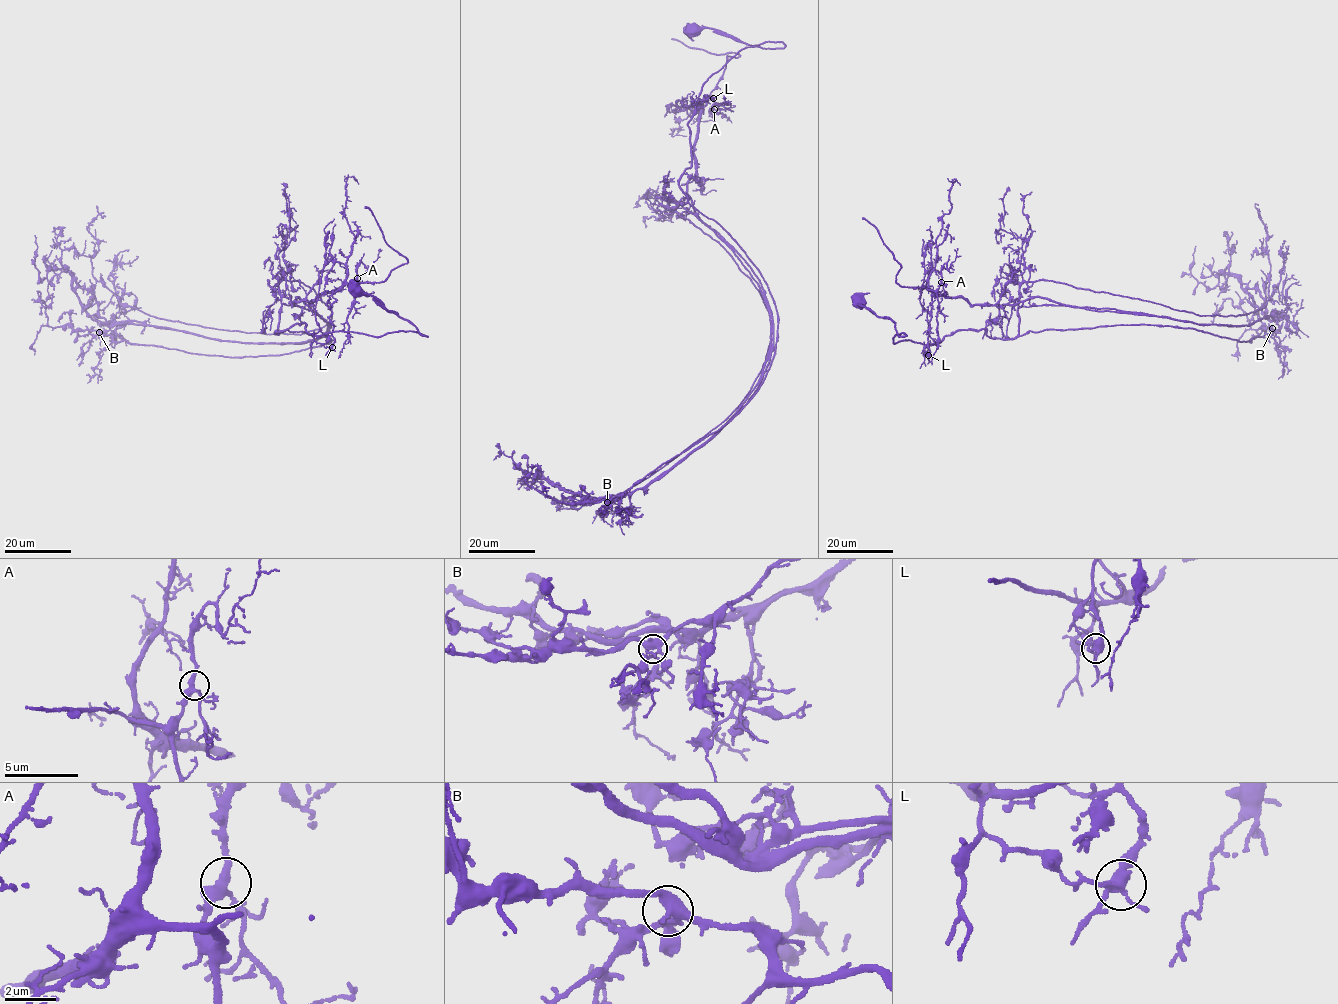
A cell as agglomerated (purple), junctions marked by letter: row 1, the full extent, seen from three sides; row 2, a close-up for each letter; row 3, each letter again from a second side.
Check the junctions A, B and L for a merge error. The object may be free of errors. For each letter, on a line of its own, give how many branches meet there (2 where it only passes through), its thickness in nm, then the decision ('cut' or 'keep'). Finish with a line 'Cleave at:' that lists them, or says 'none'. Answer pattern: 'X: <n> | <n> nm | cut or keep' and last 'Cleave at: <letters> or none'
A: 4 | 340 nm | keep
B: 4 | 400 nm | keep
L: 4 | 340 nm | cut
Cleave at: L

